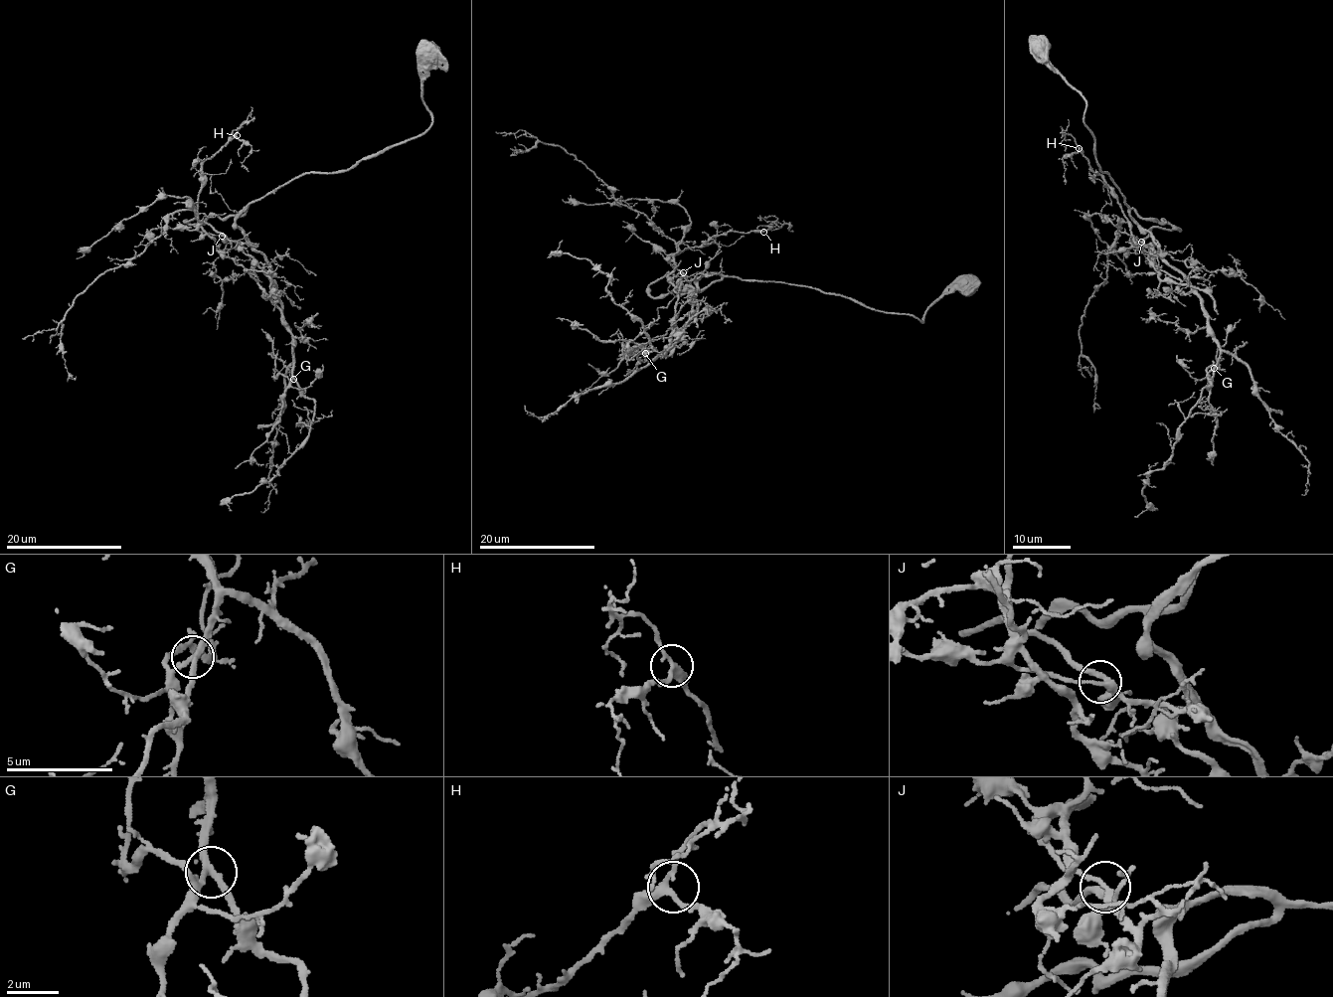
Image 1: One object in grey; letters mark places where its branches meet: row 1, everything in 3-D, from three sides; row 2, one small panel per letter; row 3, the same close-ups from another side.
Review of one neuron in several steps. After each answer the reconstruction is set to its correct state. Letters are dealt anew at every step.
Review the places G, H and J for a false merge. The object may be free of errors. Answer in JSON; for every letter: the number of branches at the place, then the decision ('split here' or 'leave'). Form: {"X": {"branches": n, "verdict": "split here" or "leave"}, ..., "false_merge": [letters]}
{"G": {"branches": 3, "verdict": "leave"}, "H": {"branches": 3, "verdict": "leave"}, "J": {"branches": 3, "verdict": "leave"}, "false_merge": []}

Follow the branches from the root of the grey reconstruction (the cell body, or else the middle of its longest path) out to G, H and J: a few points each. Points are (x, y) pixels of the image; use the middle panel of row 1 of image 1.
G: (967, 283), (959, 279), (923, 321), (807, 286), (706, 274), (694, 317), (663, 354), (650, 361), (645, 353)
H: (967, 283), (923, 321), (734, 276), (649, 293), (682, 273), (675, 253), (763, 232)
J: (967, 283), (959, 279), (923, 321), (807, 286), (734, 276), (687, 293), (649, 293), (667, 273), (683, 271)

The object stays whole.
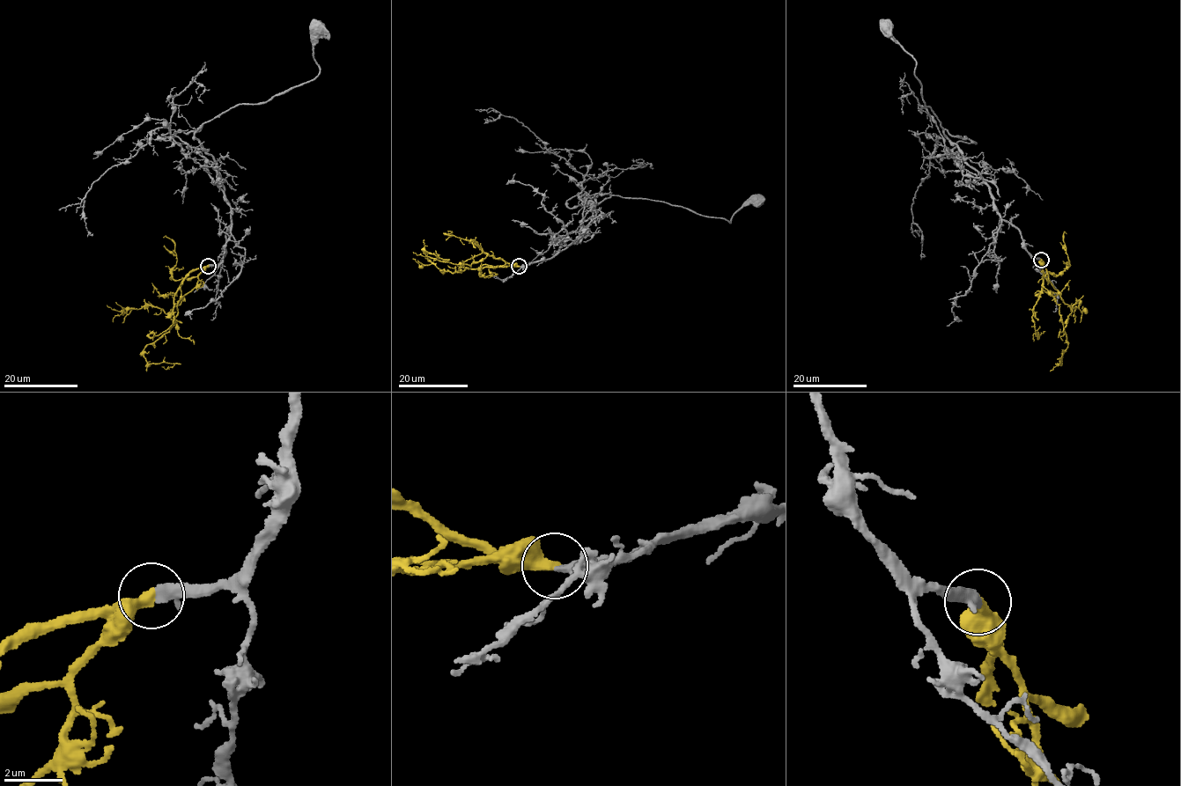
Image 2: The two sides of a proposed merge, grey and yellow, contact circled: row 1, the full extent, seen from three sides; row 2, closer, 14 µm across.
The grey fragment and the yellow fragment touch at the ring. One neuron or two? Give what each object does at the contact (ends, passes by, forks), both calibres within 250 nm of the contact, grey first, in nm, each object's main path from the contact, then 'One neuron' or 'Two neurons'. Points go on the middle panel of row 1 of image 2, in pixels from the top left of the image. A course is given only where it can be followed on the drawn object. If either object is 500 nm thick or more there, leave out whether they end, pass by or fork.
At the ring grey ends. At the ring yellow ends. Thickness 320 nm (grey) against 440 nm. Course of grey: (519, 267), (551, 258), (577, 241), (594, 218), (599, 194), (664, 201), (731, 222), (745, 203), (756, 200). Course of yellow: (519, 267), (487, 255), (470, 266), (439, 261), (426, 256), (424, 251), (443, 259), (435, 250). One neuron

